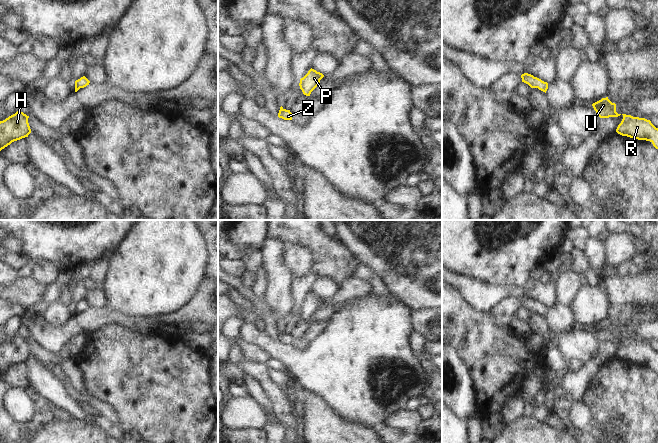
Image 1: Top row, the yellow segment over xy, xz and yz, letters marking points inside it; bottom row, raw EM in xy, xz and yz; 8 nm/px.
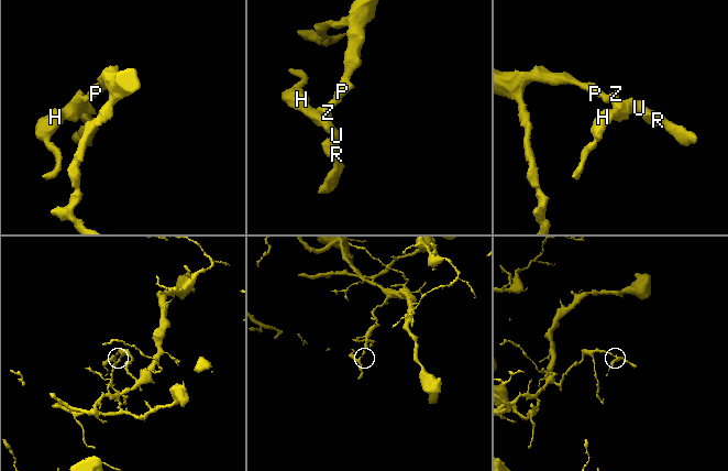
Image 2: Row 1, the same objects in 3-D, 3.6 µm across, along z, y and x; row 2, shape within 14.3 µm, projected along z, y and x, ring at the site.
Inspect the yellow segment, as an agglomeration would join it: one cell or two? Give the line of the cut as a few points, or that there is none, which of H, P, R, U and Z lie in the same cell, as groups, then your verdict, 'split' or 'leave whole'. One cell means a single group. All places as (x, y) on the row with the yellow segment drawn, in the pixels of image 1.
cut none; groups H P R U Z; leave whole

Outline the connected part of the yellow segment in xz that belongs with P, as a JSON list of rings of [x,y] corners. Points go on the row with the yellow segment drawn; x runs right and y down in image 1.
[[[311,68],[308,73],[300,79],[299,86],[303,94],[310,96],[311,92],[319,85],[323,77],[324,75],[322,73]]]

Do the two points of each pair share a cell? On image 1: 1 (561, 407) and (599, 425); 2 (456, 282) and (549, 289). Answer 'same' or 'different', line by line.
1: same
2: same

